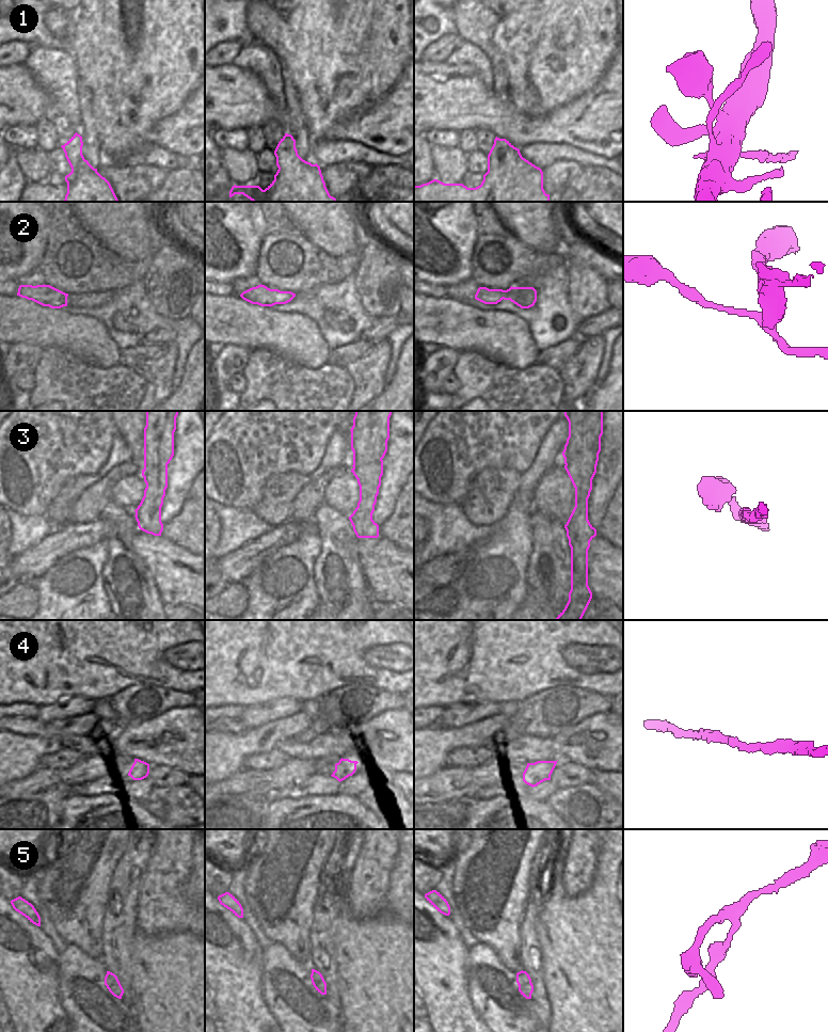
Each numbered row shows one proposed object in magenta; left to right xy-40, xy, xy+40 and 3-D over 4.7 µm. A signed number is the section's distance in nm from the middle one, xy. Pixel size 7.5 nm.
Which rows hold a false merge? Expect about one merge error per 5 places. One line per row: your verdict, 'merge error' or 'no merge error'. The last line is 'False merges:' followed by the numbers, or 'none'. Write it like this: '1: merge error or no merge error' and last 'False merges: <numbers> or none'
1: no merge error
2: no merge error
3: no merge error
4: no merge error
5: no merge error
False merges: none

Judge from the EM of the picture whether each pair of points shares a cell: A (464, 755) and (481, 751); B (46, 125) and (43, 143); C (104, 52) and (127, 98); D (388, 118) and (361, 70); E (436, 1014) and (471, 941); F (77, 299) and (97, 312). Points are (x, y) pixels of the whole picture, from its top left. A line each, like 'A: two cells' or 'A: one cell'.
A: one cell
B: one cell
C: one cell
D: two cells
E: two cells
F: two cells

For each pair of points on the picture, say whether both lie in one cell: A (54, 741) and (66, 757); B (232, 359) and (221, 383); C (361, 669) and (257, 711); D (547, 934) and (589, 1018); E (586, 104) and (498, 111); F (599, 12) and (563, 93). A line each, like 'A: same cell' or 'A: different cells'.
A: different cells
B: same cell
C: different cells
D: same cell
E: same cell
F: same cell

